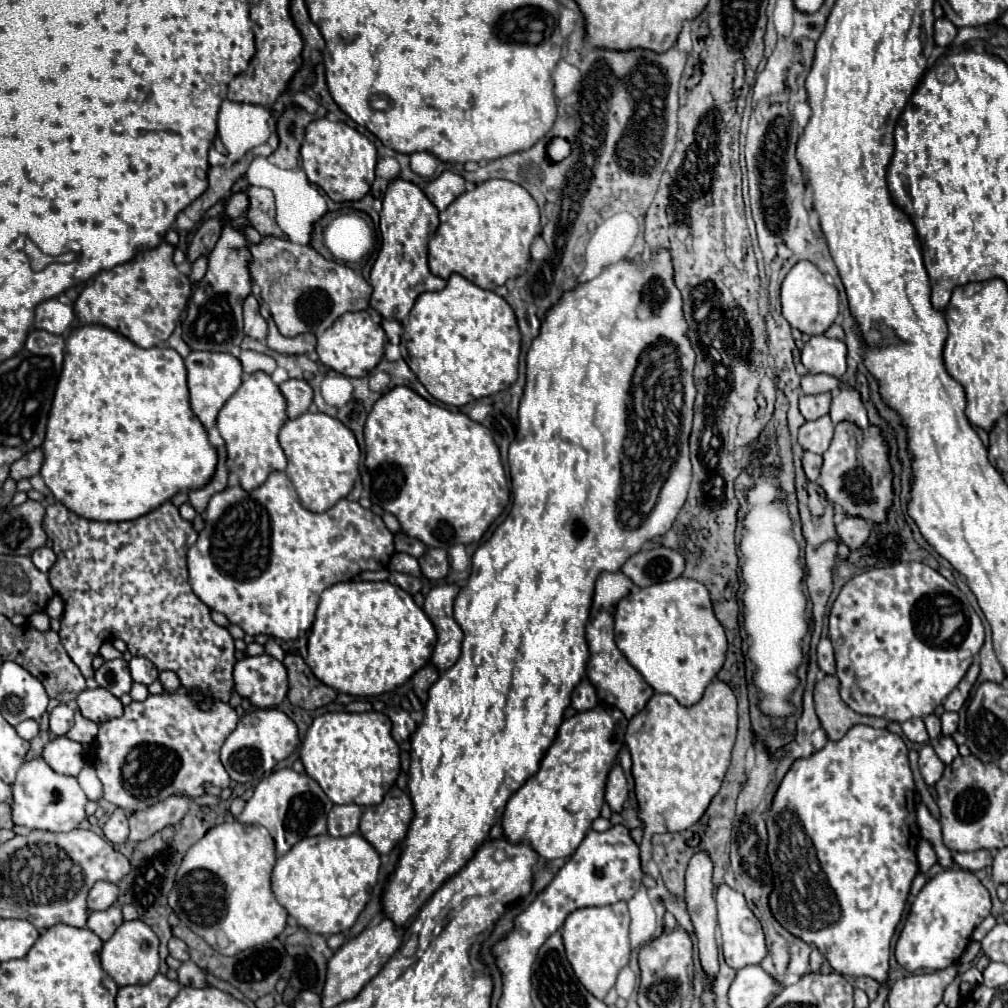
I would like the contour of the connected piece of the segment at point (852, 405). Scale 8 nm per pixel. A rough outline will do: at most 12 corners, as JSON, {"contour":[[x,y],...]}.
{"contour":[[841,388],[829,416],[835,424],[869,426],[857,390]]}

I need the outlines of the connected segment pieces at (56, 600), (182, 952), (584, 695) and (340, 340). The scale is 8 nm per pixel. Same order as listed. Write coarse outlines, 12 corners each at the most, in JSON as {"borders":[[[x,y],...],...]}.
{"borders":[[[59,594],[47,602],[45,612],[49,618],[63,614],[63,600]],[[171,938],[167,948],[173,958],[185,962],[189,958],[185,942]],[[589,680],[575,688],[571,706],[577,712],[593,710],[599,700]],[[369,312],[339,316],[317,340],[319,360],[363,378],[379,364],[385,330]]]}

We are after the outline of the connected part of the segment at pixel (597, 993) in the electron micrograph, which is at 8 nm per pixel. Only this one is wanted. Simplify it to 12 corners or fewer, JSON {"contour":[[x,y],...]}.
{"contour":[[625,902],[563,924],[567,960],[599,1000],[629,962]]}

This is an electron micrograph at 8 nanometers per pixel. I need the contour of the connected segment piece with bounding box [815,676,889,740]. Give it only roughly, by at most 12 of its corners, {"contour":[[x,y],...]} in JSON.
{"contour":[[839,678],[815,686],[815,708],[829,740],[851,726],[887,728],[887,718],[861,716],[839,696]]}

